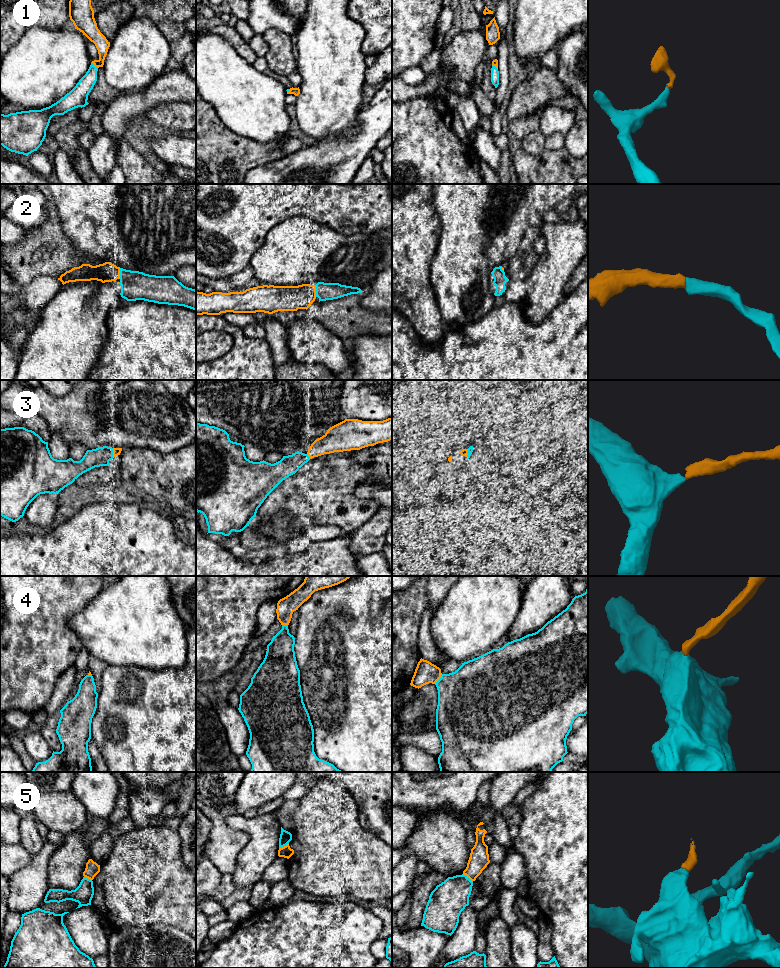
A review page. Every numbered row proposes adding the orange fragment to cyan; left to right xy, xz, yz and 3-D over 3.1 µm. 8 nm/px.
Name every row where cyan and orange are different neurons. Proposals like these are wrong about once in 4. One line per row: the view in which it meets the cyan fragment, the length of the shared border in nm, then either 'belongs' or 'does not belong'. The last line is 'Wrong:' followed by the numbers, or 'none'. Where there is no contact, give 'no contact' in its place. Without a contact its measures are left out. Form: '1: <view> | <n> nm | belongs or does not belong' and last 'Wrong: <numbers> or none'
1: xy | 80 nm | belongs
2: xz | 100 nm | belongs
3: xy | 80 nm | belongs
4: yz | 110 nm | belongs
5: yz | 110 nm | does not belong
Wrong: 5

